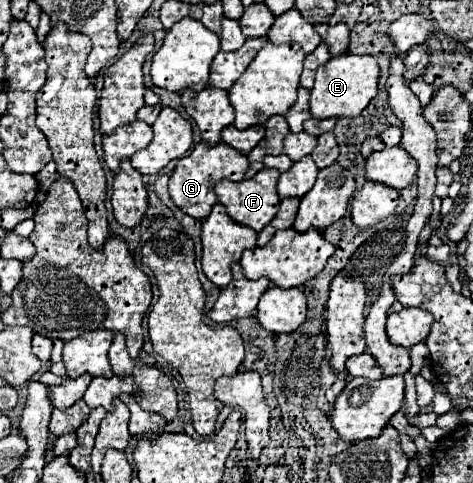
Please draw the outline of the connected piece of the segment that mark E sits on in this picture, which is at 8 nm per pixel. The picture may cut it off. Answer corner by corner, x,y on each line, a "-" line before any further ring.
340,55
330,59
320,71
316,71
314,89
310,91
310,113
316,119
340,119
360,115
378,93
380,67
370,55

